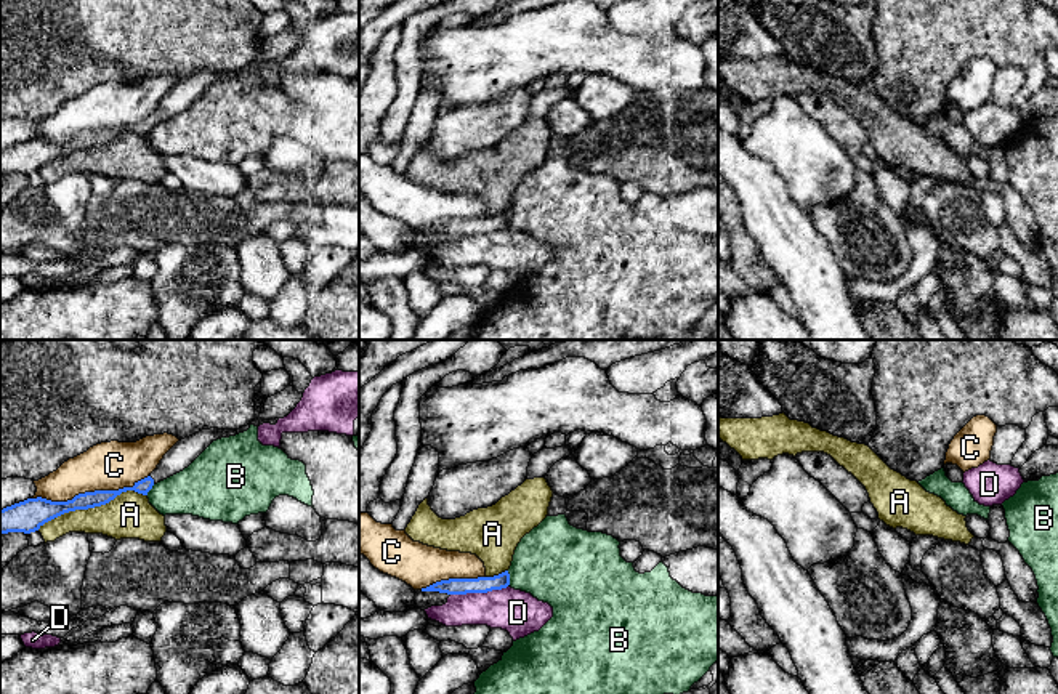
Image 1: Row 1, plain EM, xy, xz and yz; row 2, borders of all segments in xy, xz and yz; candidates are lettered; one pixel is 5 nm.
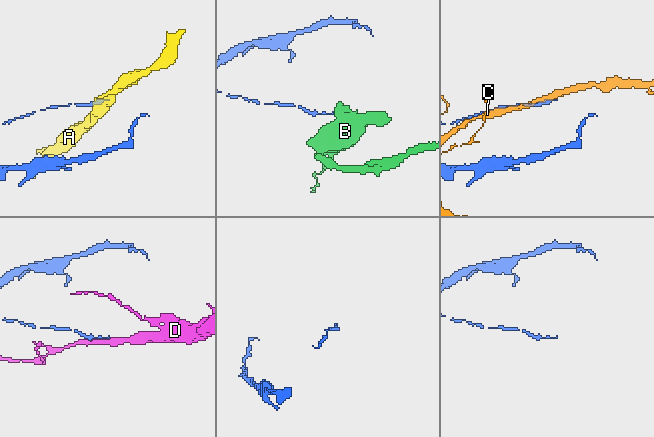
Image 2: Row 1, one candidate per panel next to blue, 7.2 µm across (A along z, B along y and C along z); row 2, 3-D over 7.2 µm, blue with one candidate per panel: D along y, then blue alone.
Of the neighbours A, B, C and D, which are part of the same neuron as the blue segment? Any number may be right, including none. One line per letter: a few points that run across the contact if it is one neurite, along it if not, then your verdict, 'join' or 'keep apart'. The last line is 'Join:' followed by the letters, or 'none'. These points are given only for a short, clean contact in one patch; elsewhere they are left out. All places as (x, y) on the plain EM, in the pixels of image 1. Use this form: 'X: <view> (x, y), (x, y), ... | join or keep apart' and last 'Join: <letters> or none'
A: keep apart
B: xz (507, 212), (508, 226) | keep apart
C: keep apart
D: keep apart
Join: none

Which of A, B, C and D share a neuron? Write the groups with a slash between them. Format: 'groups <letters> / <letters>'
groups A / B / C / D

